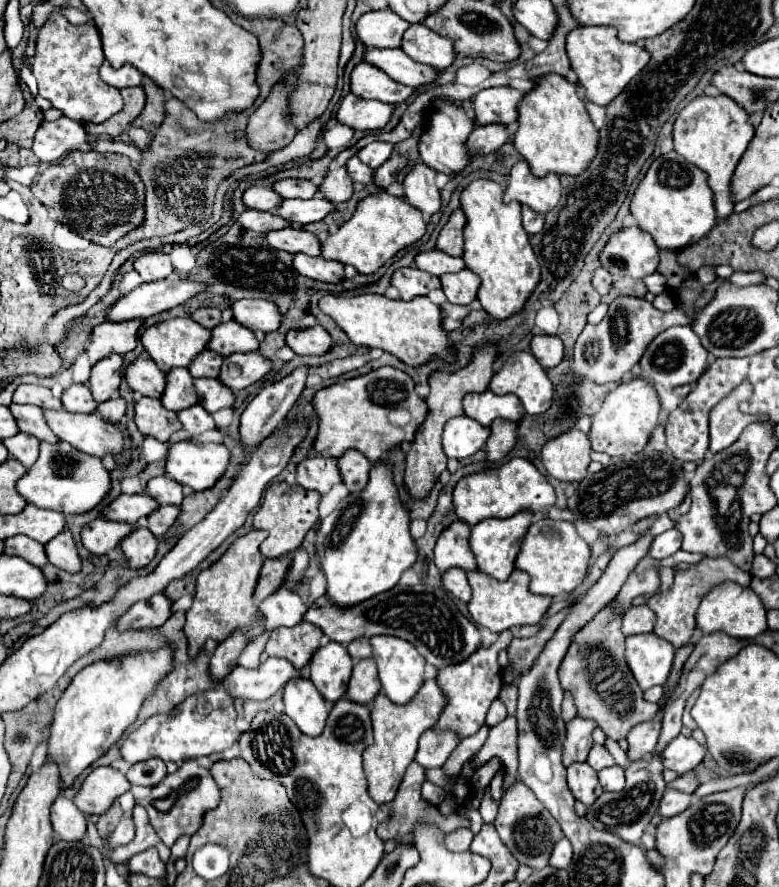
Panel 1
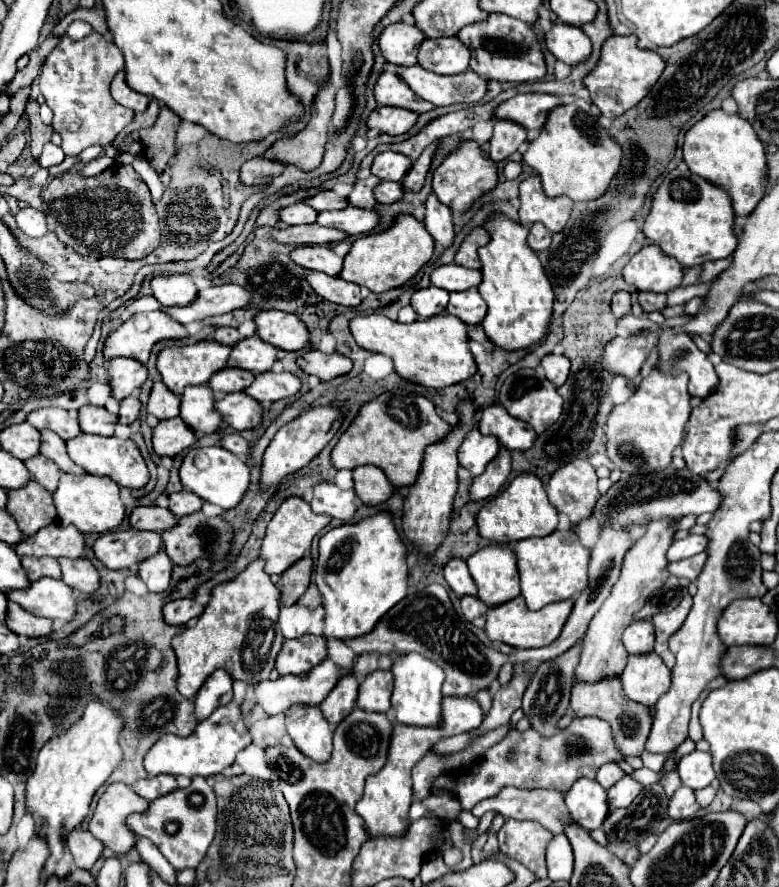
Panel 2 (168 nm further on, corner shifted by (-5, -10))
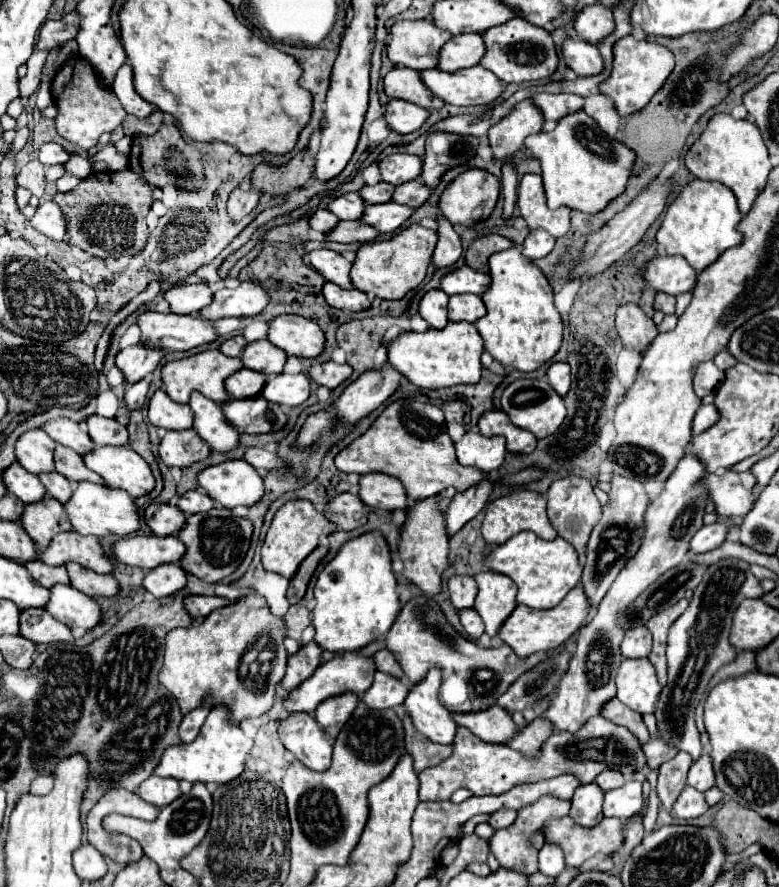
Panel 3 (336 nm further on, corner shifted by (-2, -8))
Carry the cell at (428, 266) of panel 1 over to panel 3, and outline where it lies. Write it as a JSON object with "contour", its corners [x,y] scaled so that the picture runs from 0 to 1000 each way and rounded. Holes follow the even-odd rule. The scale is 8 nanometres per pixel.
{"contour":[[[594,300],[594,302],[582,304],[566,313],[566,327],[574,329],[576,334],[594,331],[594,329],[605,329],[605,331],[617,334],[625,327],[628,318],[630,318],[628,309],[620,309],[620,307],[612,307],[602,300]]]}

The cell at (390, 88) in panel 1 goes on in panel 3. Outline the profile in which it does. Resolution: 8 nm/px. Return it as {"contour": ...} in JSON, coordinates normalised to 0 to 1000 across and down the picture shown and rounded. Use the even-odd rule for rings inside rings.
{"contour":[[[507,74],[492,88],[492,97],[494,97],[494,106],[499,110],[522,113],[522,115],[530,115],[530,117],[535,117],[540,122],[548,122],[548,124],[569,122],[569,117],[571,117],[546,99],[535,79],[528,79],[528,77]]]}

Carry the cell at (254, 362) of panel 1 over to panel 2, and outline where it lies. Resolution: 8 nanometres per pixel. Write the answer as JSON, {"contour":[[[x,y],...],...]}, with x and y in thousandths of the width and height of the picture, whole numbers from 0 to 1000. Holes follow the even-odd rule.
{"contour":[[[339,419],[334,424],[329,422],[329,431],[323,431],[323,435],[318,435],[316,444],[321,444],[323,449],[329,449],[331,453],[344,458],[354,451],[383,444],[385,437],[388,437],[388,428],[380,422]]]}

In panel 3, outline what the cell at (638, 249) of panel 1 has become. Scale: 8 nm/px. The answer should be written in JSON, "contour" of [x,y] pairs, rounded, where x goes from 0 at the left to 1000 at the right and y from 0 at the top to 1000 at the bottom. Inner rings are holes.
{"contour":[[[841,289],[828,298],[823,309],[836,325],[864,334],[890,327],[895,320],[895,307],[877,289]]]}

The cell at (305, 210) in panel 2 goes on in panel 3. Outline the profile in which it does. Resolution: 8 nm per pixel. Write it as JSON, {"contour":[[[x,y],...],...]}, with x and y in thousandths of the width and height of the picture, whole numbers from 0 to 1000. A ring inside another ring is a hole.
{"contour":[[[407,237],[404,241],[397,244],[397,255],[399,255],[402,259],[407,259],[407,262],[415,262],[415,264],[422,262],[433,250],[435,250],[435,246],[427,244],[427,241],[420,239],[420,237]]]}

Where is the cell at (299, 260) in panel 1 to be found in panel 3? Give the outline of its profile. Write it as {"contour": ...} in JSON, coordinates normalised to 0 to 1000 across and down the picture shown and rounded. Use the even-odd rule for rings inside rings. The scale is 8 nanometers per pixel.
{"contour":[[[425,318],[415,320],[415,334],[422,345],[448,349],[448,352],[461,352],[461,349],[469,349],[476,345],[476,338],[469,329],[461,329],[458,325],[443,327],[443,325],[435,325],[433,320],[425,320]]]}

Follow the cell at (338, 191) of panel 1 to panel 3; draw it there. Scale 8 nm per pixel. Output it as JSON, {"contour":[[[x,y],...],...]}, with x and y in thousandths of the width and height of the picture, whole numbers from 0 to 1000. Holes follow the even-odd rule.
{"contour":[[[484,205],[479,210],[466,210],[461,214],[461,221],[469,225],[469,230],[492,230],[502,225],[507,210],[499,205]]]}

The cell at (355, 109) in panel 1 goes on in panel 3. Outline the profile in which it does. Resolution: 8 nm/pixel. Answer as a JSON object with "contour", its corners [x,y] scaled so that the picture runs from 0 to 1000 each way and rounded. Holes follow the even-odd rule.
{"contour":[[[499,113],[494,124],[497,142],[512,151],[538,147],[540,140],[548,135],[548,131],[551,131],[551,124],[520,113]]]}

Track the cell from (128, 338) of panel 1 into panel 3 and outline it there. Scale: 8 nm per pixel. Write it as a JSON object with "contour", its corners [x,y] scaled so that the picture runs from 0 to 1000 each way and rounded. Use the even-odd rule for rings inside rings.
{"contour":[[[189,349],[176,359],[176,368],[181,372],[181,388],[191,388],[194,392],[204,395],[245,395],[263,386],[273,386],[279,381],[279,374],[273,372],[273,363],[261,361],[255,356],[232,356],[232,354],[207,354],[199,349]]]}

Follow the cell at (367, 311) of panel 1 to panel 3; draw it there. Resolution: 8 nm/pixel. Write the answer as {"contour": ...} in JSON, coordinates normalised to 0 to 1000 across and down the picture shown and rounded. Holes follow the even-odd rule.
{"contour":[[[574,363],[571,370],[551,370],[546,374],[515,374],[492,386],[497,404],[528,433],[538,437],[576,437],[587,433],[607,433],[617,426],[620,383],[605,363]]]}

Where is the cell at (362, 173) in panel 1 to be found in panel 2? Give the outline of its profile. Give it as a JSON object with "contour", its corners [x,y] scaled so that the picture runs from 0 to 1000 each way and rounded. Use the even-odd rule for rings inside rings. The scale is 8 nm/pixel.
{"contour":[[[490,205],[483,212],[483,225],[488,230],[506,230],[519,223],[519,212],[513,205]]]}

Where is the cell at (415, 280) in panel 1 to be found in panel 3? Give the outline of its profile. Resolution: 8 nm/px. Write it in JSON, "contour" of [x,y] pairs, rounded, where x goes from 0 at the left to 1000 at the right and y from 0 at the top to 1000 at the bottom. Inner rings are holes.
{"contour":[[[551,327],[538,340],[538,354],[553,370],[569,370],[574,365],[574,331],[569,327]]]}

